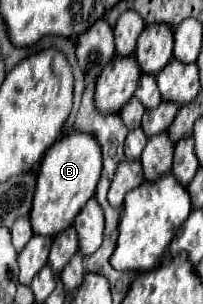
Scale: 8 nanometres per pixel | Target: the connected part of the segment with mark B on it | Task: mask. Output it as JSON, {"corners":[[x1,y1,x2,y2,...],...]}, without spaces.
{"corners":[[74,131,58,139,46,151,40,165,34,203,30,211,30,223,34,227,34,233,54,237,66,227,70,227,74,223,74,217,86,205,86,201,94,197,96,183,100,179,100,169,102,169,102,151,98,151,98,141,94,141,90,133]]}

